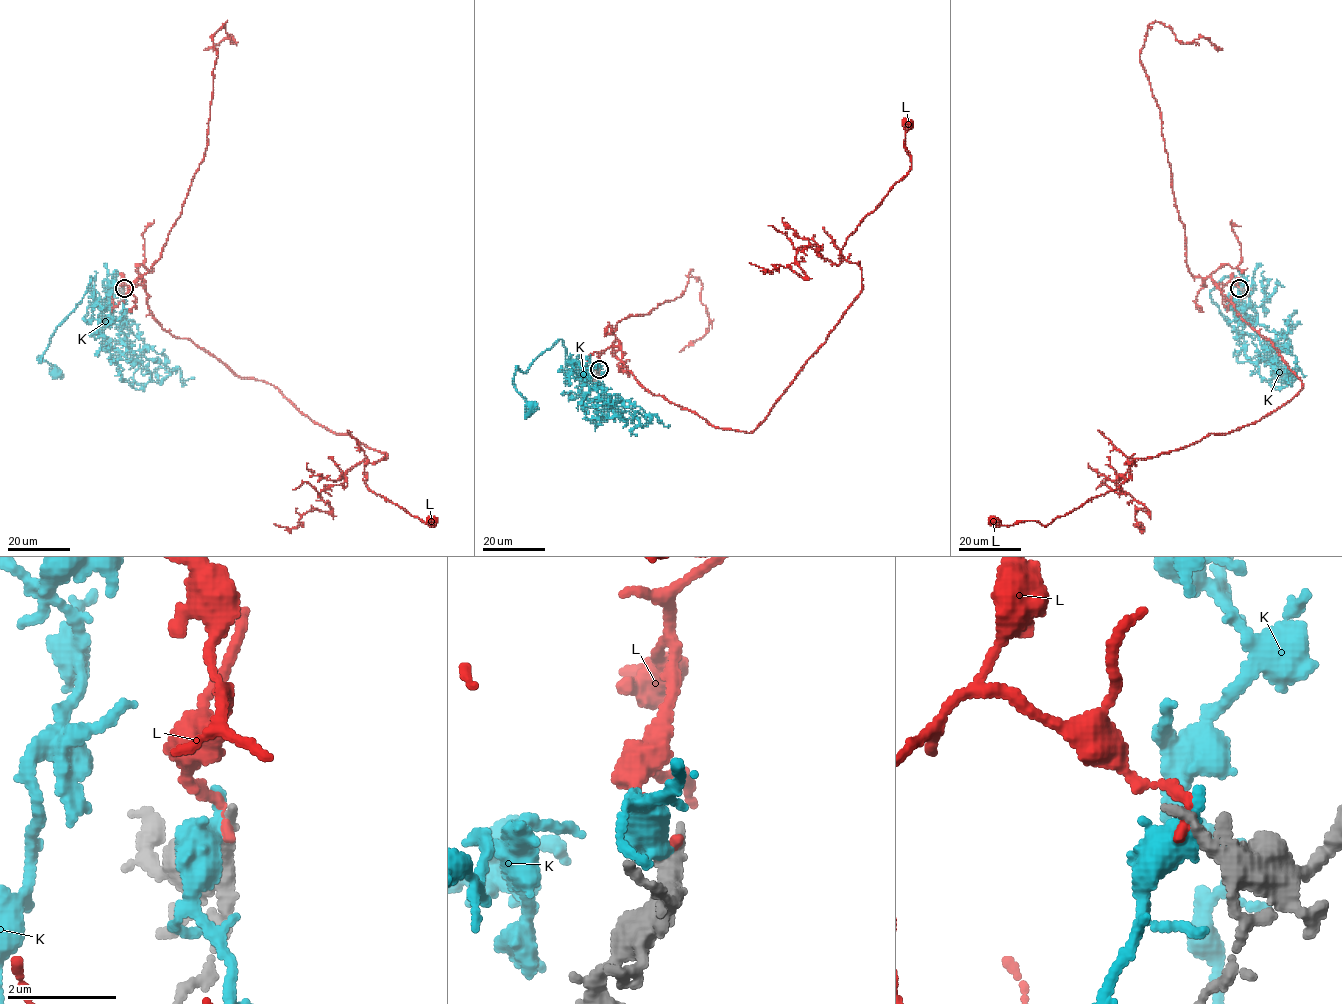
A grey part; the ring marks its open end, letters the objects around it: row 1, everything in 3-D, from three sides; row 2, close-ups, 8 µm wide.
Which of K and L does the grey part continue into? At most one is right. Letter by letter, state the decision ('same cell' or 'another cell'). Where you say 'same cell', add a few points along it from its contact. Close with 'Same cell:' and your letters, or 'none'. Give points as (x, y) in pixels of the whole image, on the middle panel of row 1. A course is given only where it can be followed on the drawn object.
K: another cell
L: another cell
Same cell: none

